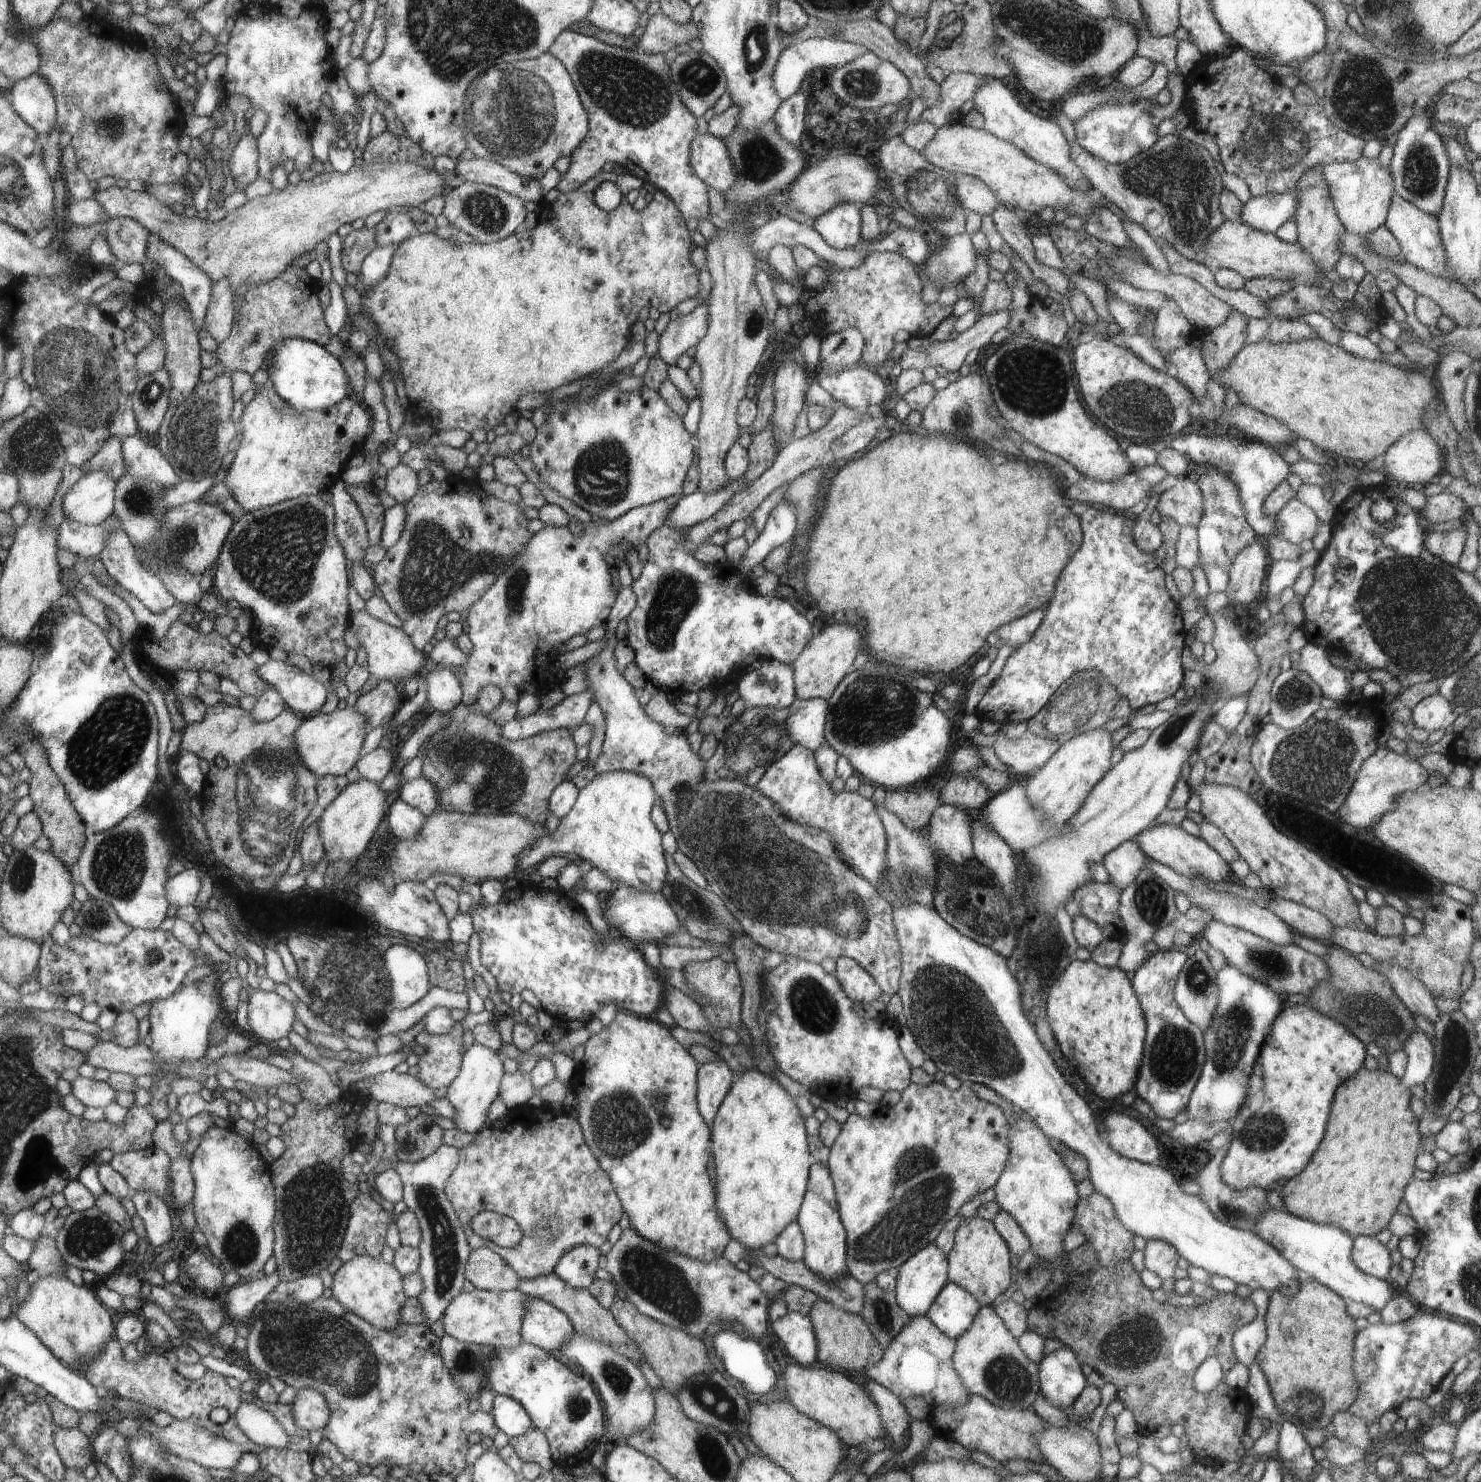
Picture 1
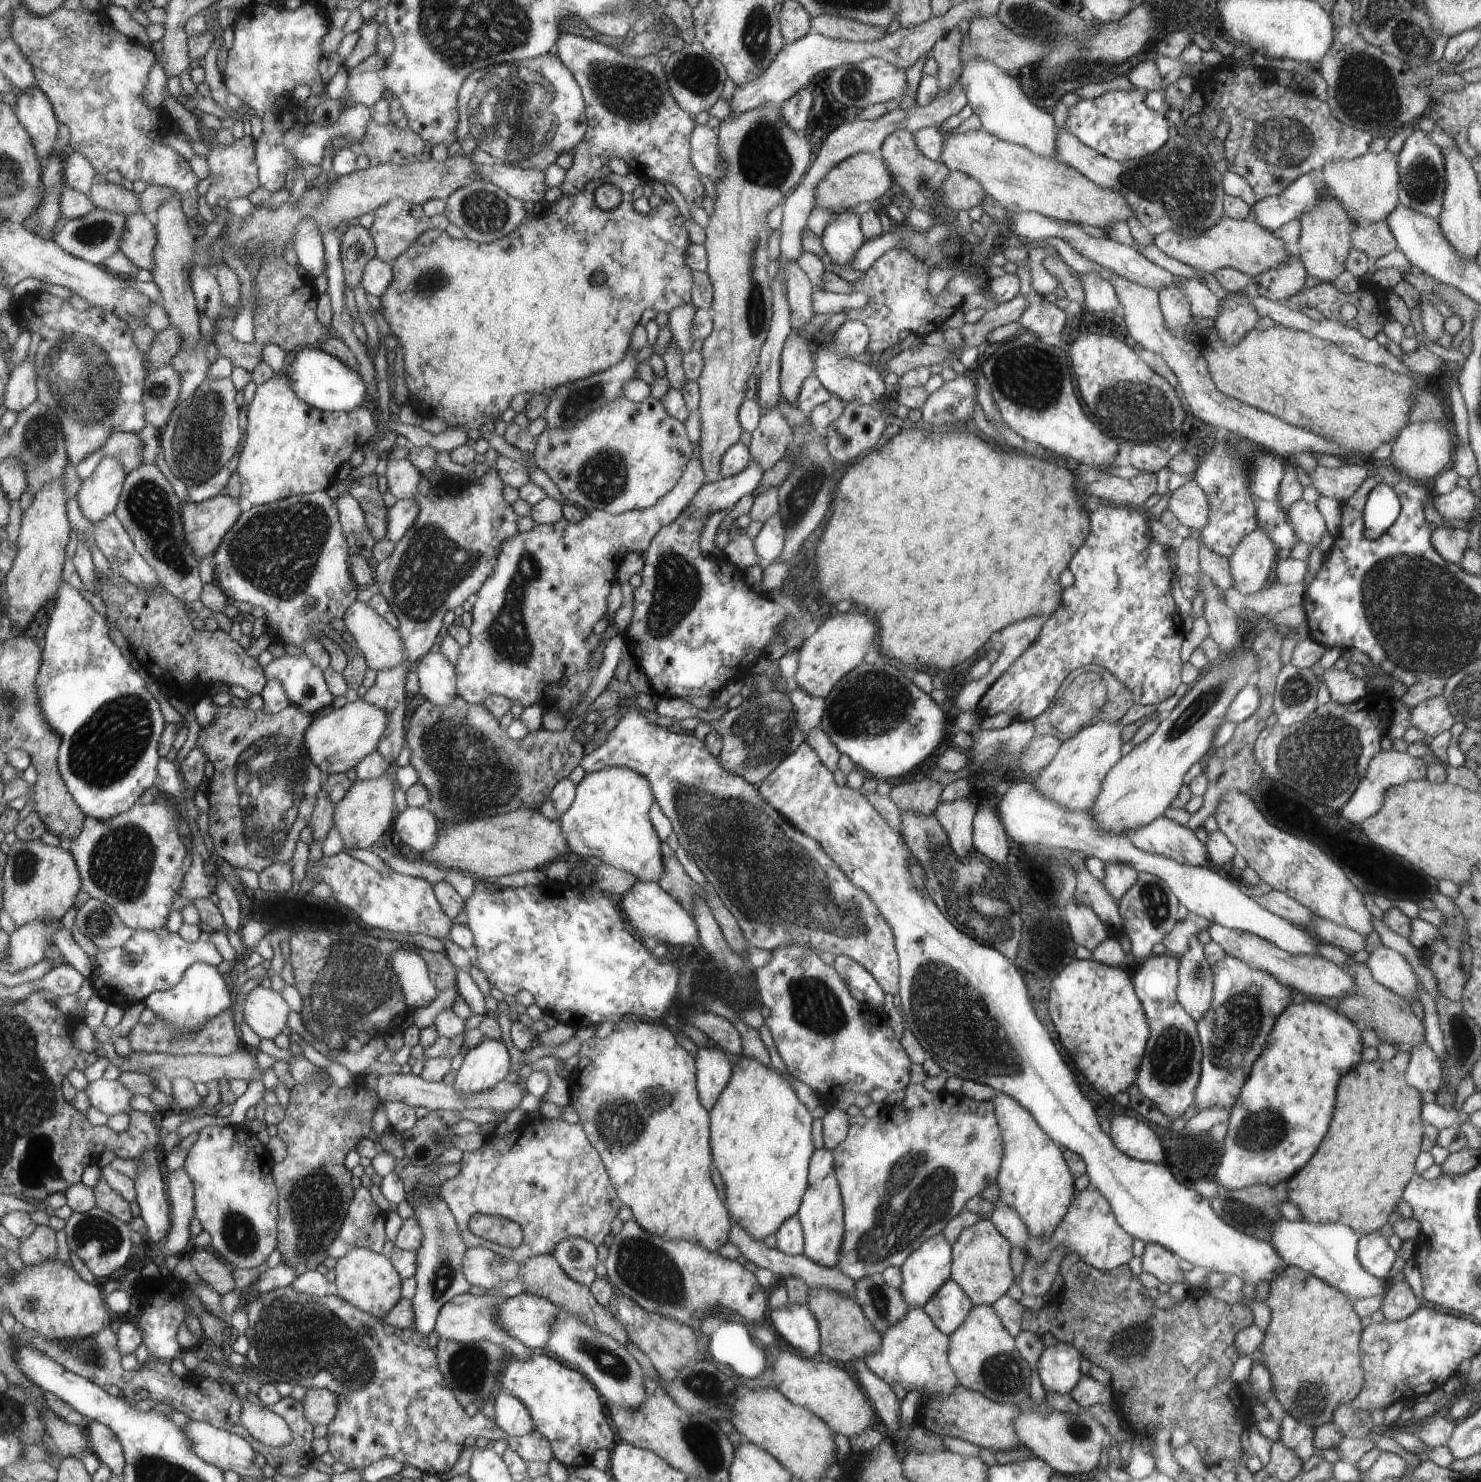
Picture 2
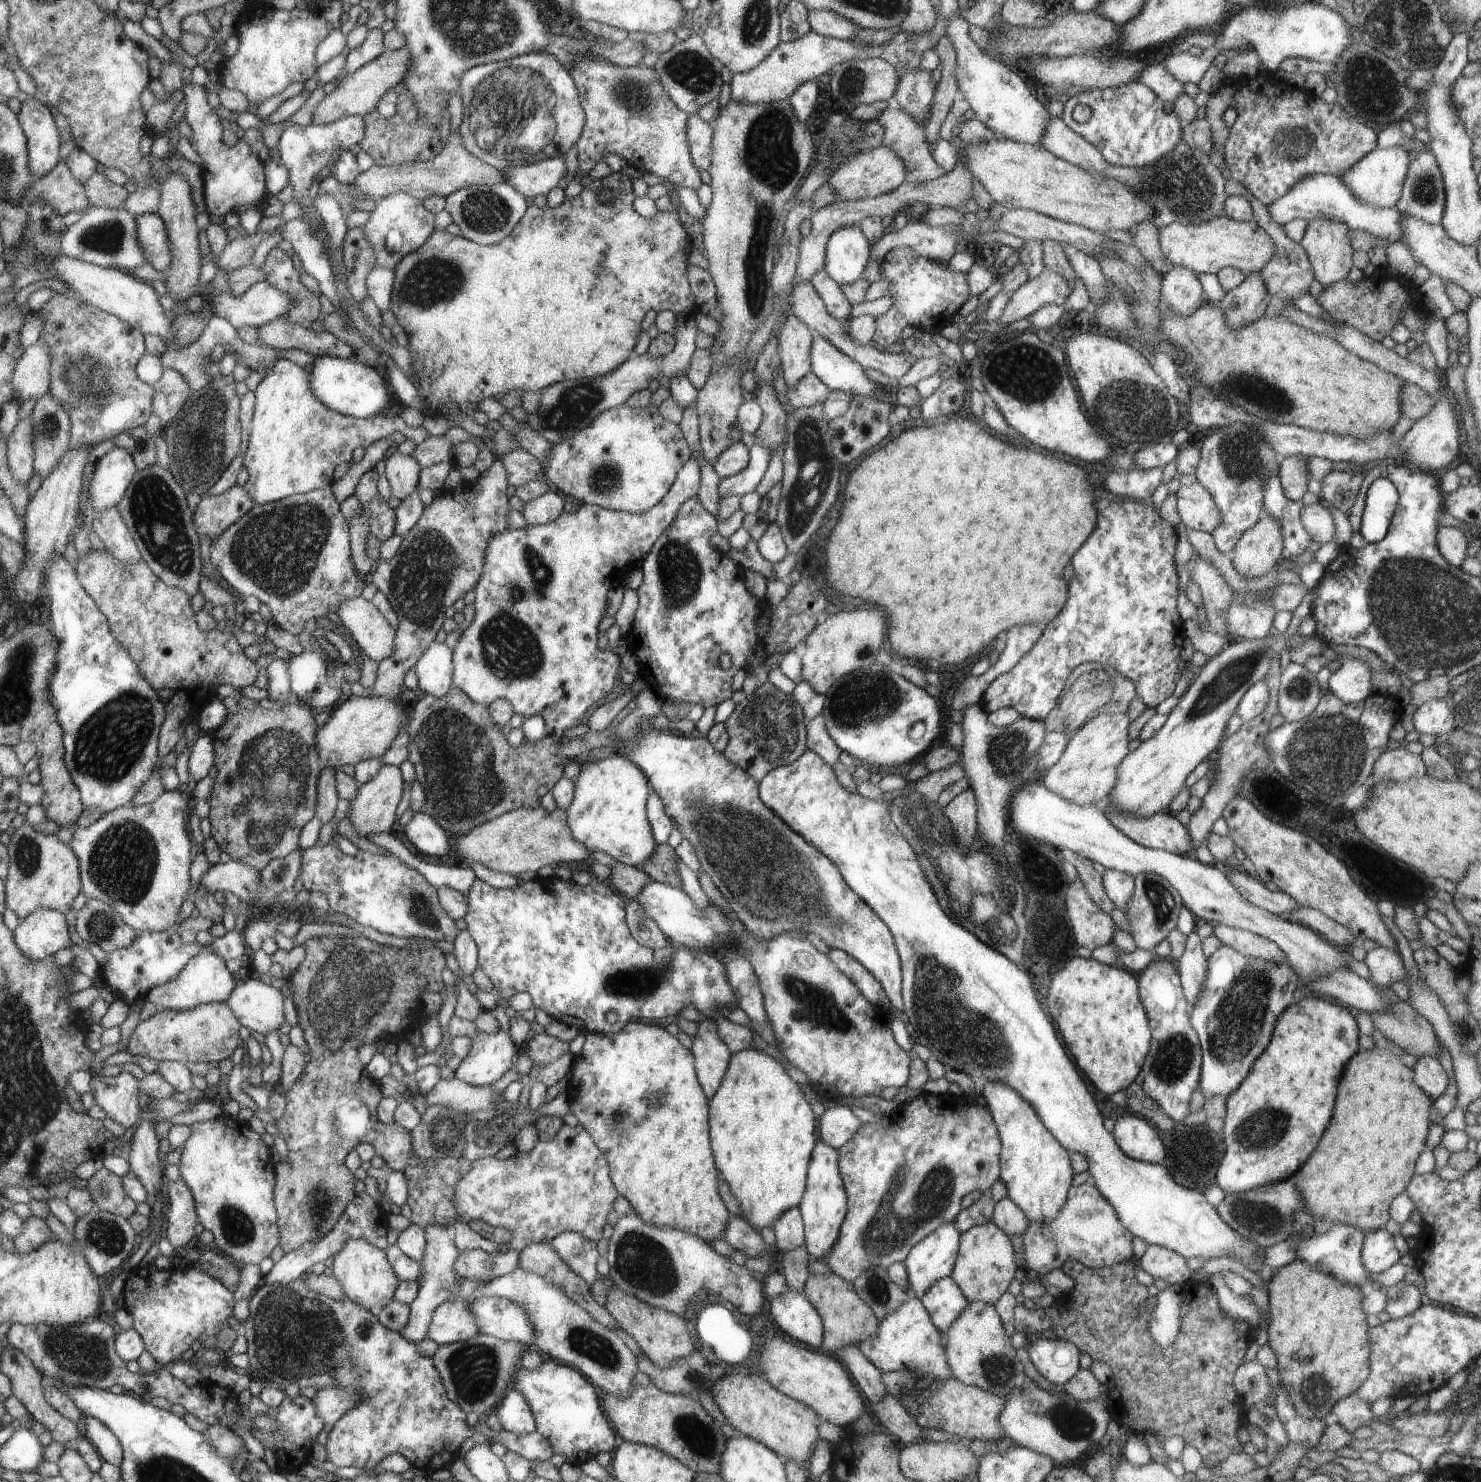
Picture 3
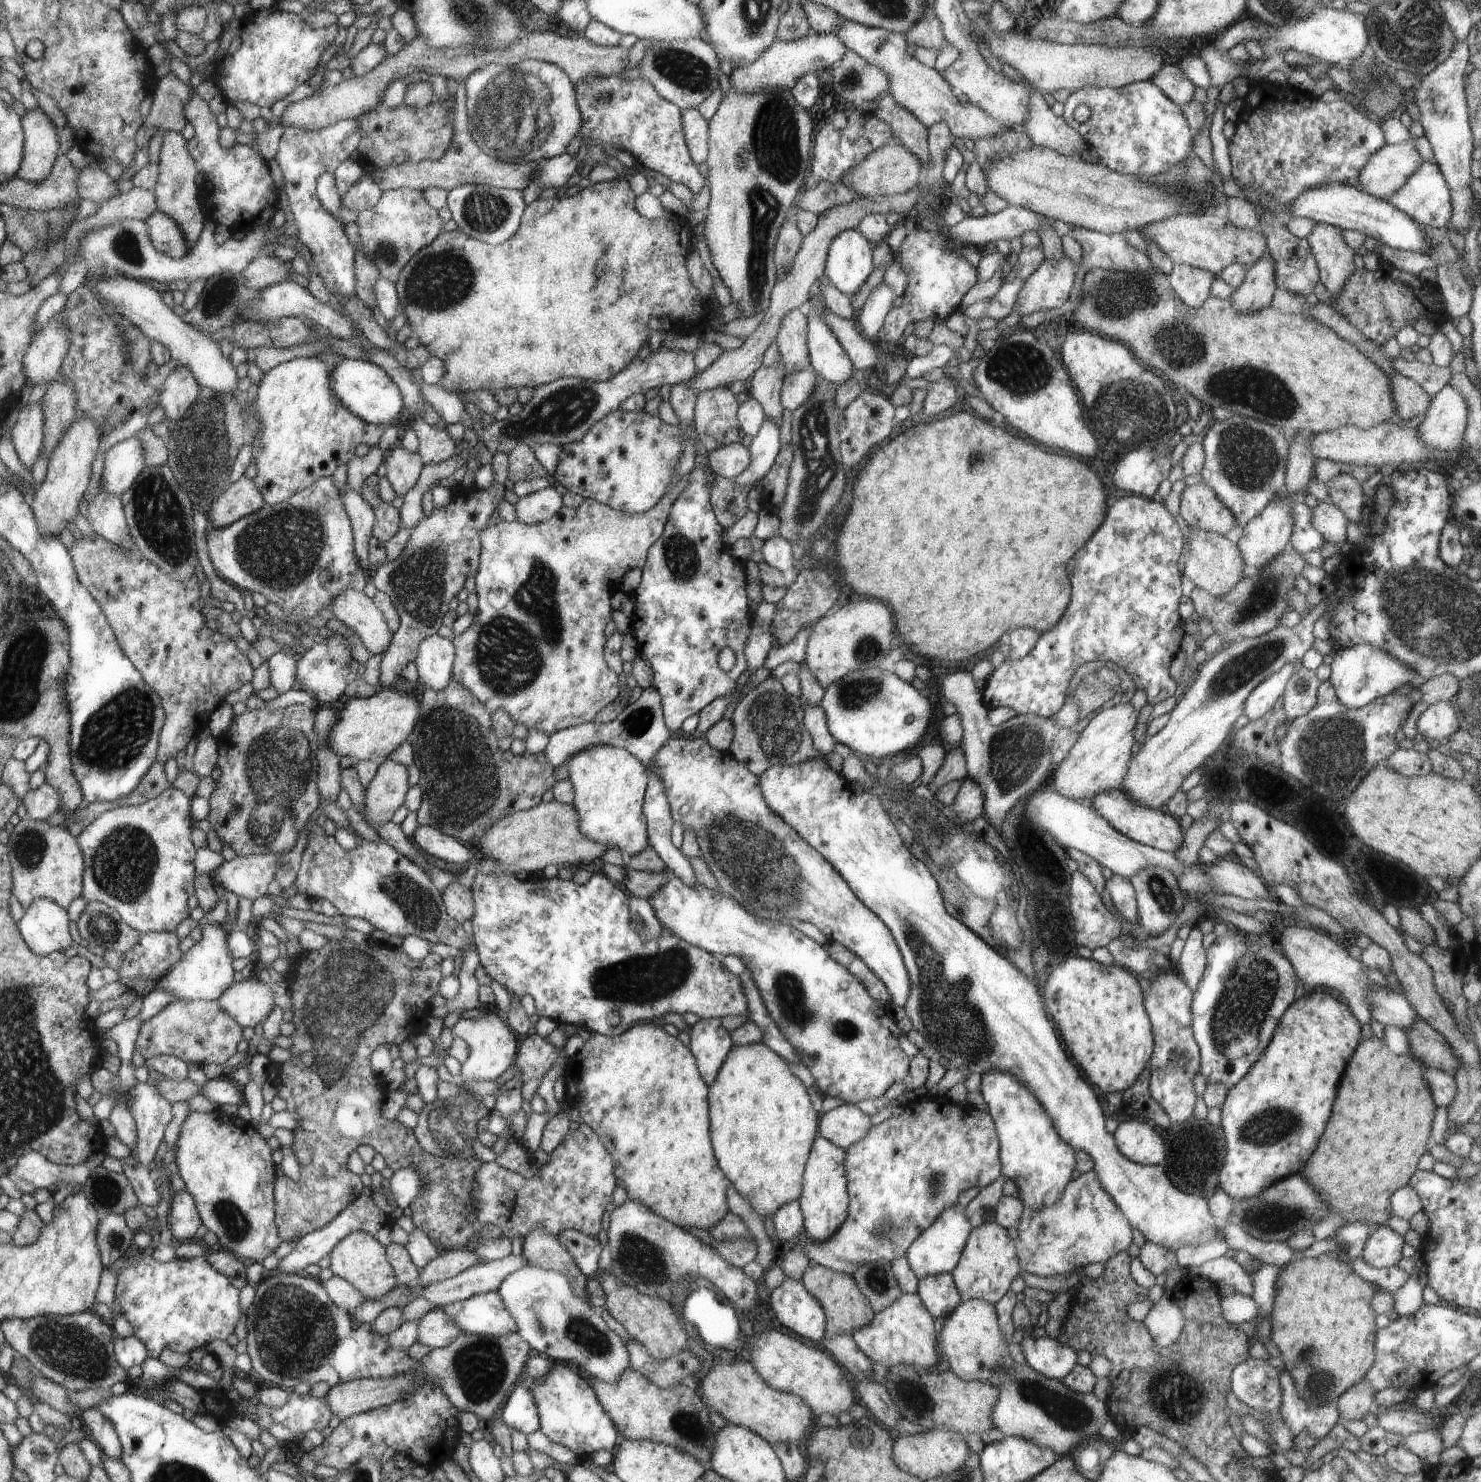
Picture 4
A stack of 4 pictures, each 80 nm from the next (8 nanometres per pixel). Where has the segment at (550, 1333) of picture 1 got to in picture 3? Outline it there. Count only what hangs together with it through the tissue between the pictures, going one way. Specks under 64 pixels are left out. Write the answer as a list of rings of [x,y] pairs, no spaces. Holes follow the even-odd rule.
[[[481,1297],[474,1298],[470,1308],[482,1335],[528,1347],[535,1344],[533,1322],[521,1304],[504,1297]]]

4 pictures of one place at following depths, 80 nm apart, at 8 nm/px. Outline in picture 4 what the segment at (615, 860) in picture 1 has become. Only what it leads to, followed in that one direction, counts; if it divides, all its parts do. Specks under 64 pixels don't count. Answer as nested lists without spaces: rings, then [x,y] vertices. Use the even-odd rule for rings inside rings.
[[[598,745],[575,754],[566,764],[574,789],[572,806],[577,811],[581,833],[609,848],[618,848],[624,859],[644,852],[650,846],[644,815],[650,776],[641,759],[620,747]]]

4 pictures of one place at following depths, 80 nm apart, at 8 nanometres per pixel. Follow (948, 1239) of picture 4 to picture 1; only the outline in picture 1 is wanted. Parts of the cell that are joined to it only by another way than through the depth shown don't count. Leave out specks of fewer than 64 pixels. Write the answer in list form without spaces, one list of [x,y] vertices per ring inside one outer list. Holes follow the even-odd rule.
[[[934,1244],[926,1245],[897,1268],[897,1281],[893,1290],[898,1306],[910,1317],[924,1316],[934,1304],[947,1280],[946,1255]]]

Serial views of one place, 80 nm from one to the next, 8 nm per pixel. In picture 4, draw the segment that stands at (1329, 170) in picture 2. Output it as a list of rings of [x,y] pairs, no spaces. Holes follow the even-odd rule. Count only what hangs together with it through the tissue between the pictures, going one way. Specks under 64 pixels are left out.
[[[1413,142],[1382,145],[1358,172],[1362,192],[1388,201],[1424,162]]]

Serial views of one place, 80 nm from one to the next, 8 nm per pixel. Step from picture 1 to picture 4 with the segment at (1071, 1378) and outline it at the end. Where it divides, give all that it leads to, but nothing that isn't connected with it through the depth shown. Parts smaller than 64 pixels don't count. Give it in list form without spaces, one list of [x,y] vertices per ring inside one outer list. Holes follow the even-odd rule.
[[[1026,1333],[1022,1347],[1027,1364],[1046,1378],[1061,1381],[1078,1365],[1076,1351],[1068,1344],[1050,1337],[1034,1338]]]

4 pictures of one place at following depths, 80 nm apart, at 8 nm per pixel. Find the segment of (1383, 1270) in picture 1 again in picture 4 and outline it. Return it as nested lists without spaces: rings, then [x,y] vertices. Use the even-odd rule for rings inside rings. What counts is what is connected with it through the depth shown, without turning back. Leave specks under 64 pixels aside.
[[[1378,1226],[1368,1237],[1362,1251],[1366,1264],[1374,1268],[1390,1268],[1402,1258],[1401,1250],[1406,1245],[1405,1238],[1388,1226]]]

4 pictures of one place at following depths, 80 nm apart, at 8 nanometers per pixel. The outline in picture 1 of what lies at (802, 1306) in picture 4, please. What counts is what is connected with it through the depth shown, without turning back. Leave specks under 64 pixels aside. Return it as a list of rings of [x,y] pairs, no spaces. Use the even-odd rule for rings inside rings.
[[[791,1313],[775,1320],[770,1326],[780,1338],[795,1363],[812,1366],[816,1363],[816,1331],[808,1315]]]

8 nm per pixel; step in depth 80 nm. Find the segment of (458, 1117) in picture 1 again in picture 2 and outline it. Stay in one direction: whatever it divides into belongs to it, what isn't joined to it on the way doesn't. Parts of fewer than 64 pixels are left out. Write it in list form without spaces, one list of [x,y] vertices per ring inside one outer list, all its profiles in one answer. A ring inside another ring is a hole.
[[[485,1038],[481,1045],[467,1050],[453,1085],[459,1093],[466,1095],[484,1093],[505,1079],[508,1068],[508,1048],[502,1041]]]

